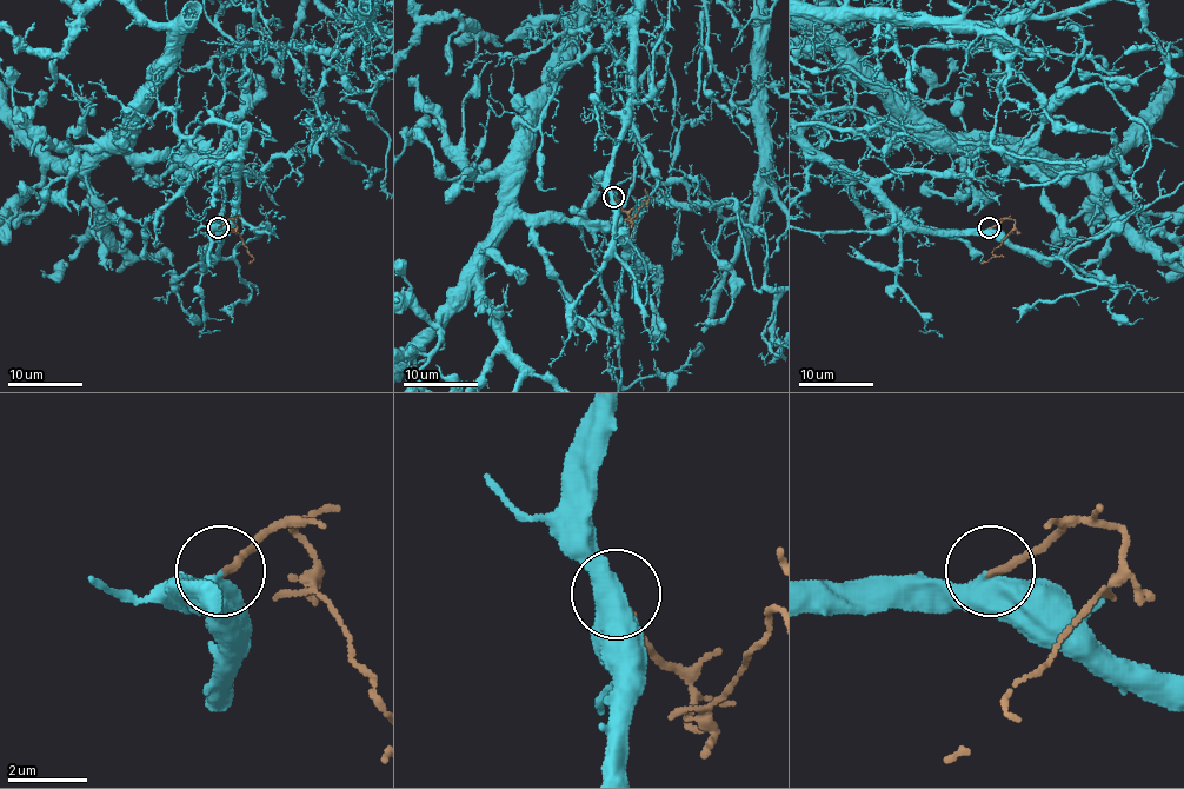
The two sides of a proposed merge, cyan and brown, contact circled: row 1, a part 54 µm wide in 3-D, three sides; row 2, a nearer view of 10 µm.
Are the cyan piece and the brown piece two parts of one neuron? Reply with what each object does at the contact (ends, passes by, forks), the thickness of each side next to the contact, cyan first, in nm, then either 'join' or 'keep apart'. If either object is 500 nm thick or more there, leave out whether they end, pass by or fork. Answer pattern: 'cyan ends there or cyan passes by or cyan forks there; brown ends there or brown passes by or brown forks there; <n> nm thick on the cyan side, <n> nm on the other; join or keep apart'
cyan passes by; brown ends there; 440 nm thick on the cyan side, 170 nm on the other; join

